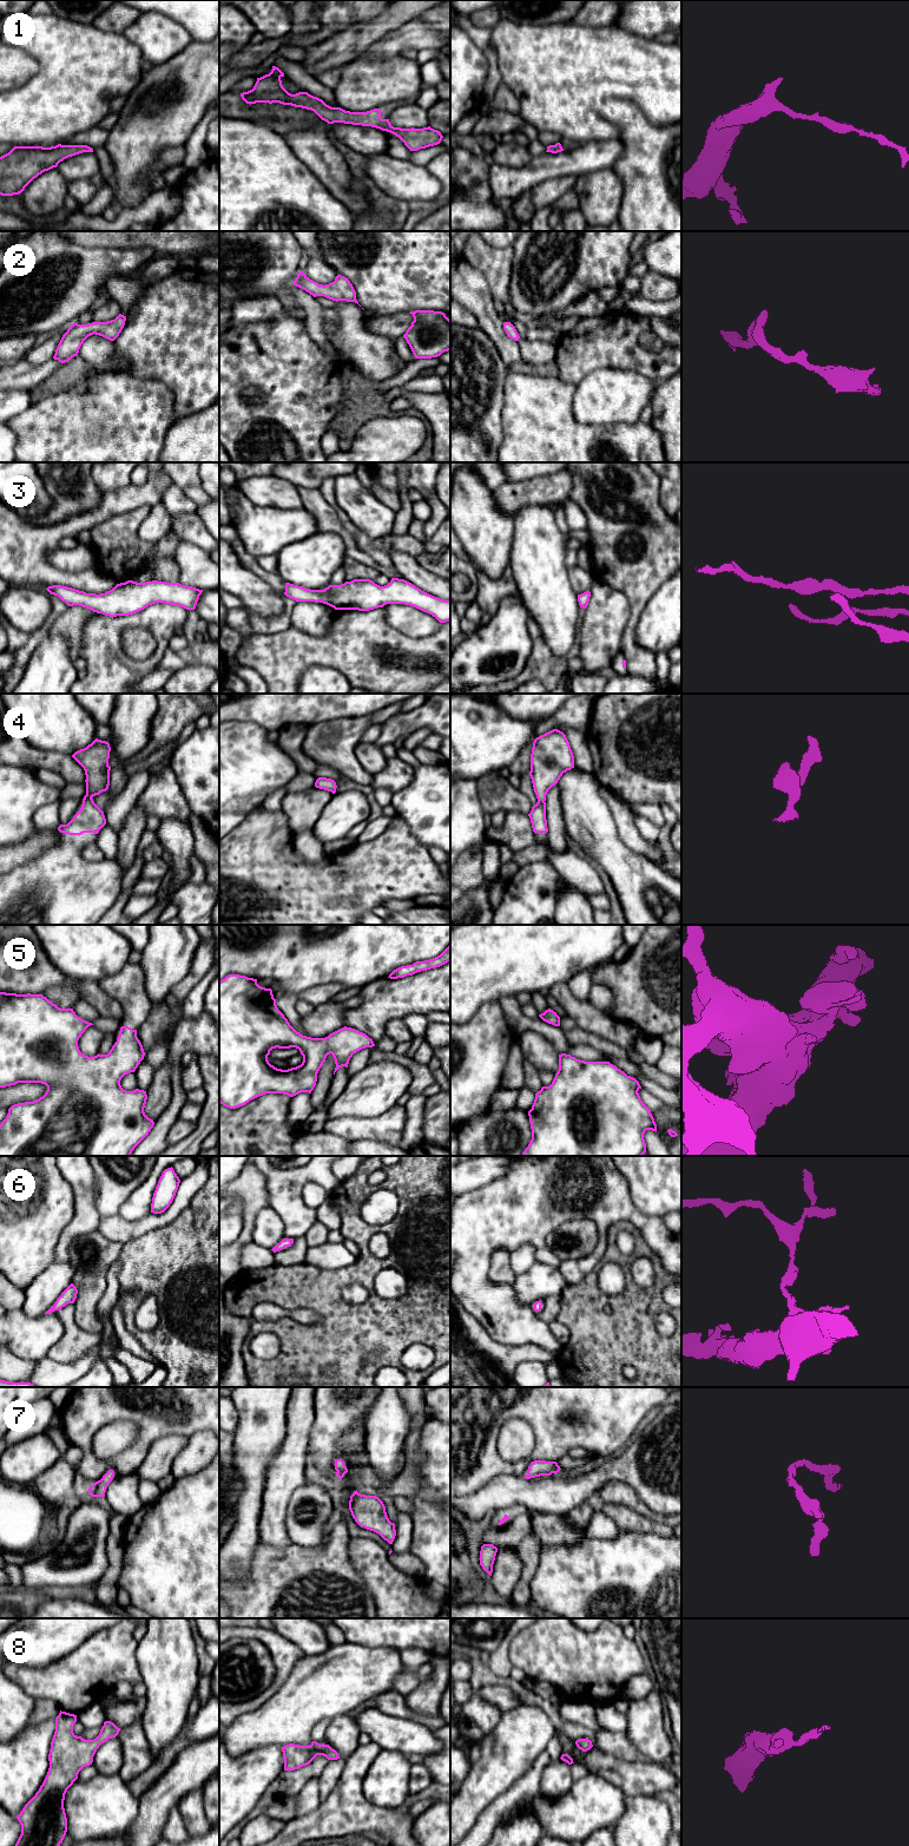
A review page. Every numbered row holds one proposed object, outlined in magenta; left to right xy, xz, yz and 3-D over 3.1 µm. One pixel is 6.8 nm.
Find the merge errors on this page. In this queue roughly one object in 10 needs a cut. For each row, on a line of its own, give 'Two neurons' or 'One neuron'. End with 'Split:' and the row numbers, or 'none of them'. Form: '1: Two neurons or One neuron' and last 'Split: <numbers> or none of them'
1: One neuron
2: One neuron
3: One neuron
4: One neuron
5: One neuron
6: One neuron
7: One neuron
8: One neuron
Split: none of them

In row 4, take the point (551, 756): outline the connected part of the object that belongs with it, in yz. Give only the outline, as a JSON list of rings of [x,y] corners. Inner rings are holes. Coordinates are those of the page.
[[[553,729],[533,742],[529,776],[538,802],[528,814],[533,832],[547,833],[546,795],[567,770],[574,768],[574,756],[566,735]]]

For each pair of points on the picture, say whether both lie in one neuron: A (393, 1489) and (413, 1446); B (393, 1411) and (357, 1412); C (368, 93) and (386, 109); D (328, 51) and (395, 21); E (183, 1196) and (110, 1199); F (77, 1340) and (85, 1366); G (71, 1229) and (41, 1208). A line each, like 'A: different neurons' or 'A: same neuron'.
A: same neuron
B: different neurons
C: different neurons
D: same neuron
E: different neurons
F: different neurons
G: different neurons

